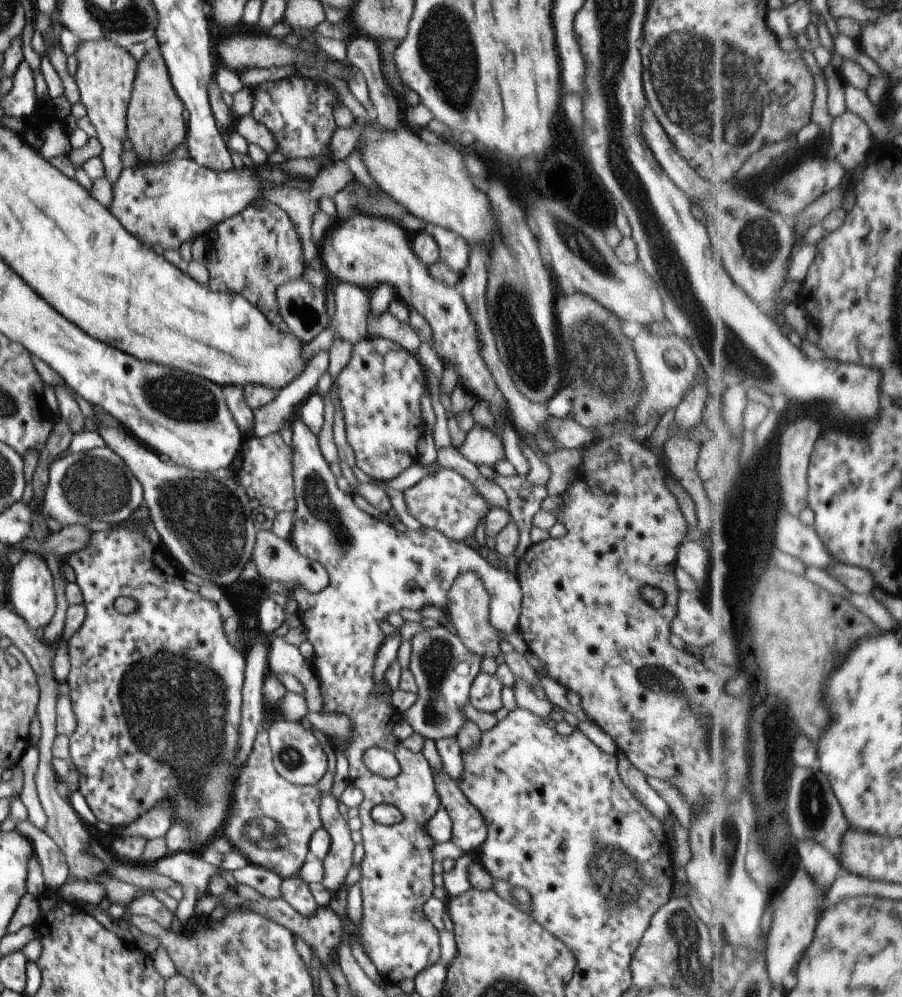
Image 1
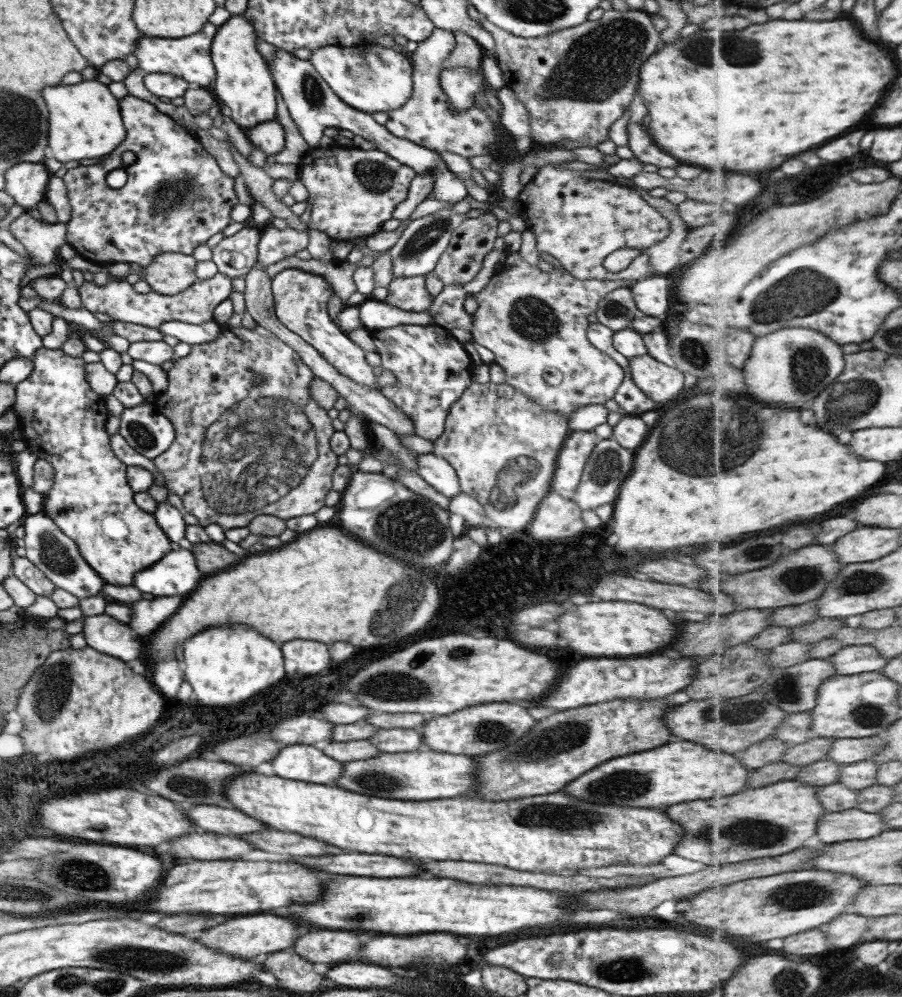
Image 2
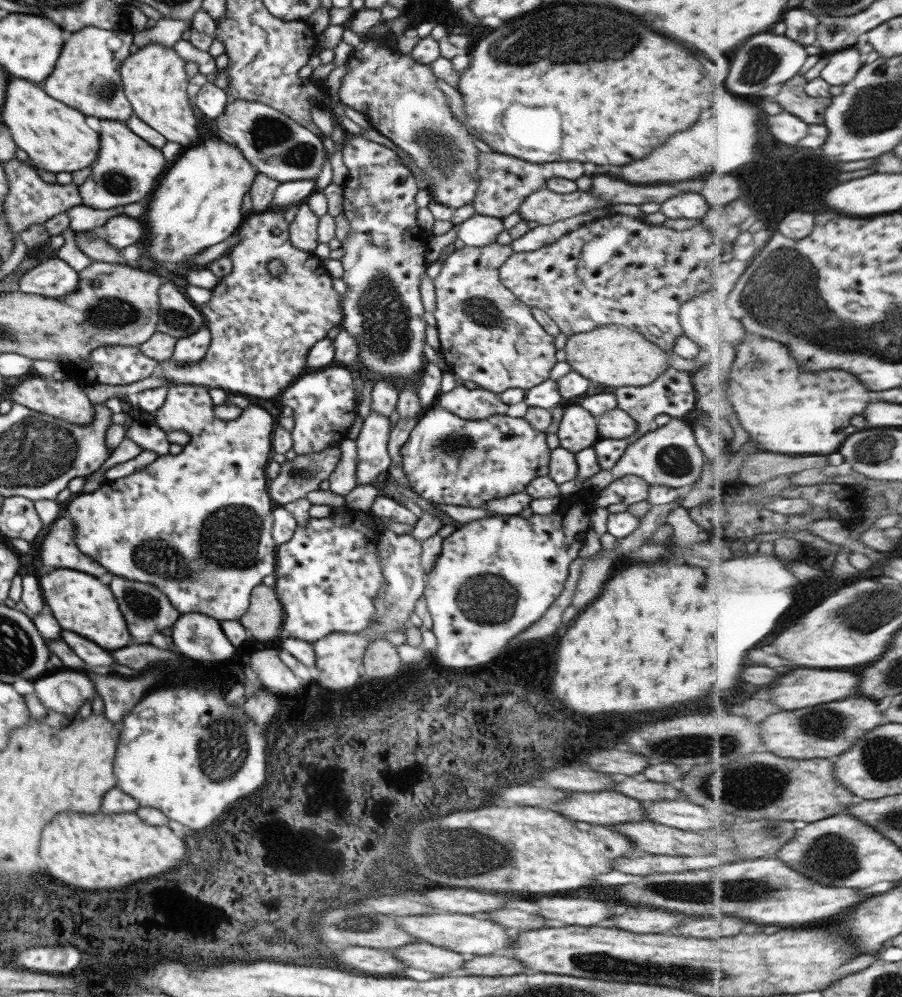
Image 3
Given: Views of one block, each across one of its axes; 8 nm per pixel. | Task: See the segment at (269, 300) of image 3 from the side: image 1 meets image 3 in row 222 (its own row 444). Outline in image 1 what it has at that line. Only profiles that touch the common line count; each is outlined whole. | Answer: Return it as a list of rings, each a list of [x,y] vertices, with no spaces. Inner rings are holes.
[[[278,432],[265,437],[245,437],[241,451],[242,465],[238,478],[246,496],[250,500],[256,498],[263,507],[272,509],[277,514],[292,513],[295,509],[295,490],[291,446],[284,442]]]

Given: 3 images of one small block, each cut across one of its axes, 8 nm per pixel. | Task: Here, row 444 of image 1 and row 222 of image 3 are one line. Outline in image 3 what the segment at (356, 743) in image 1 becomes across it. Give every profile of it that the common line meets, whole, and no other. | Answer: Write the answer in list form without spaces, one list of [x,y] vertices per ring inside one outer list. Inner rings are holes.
[[[306,202],[298,204],[298,213],[289,224],[289,237],[291,243],[300,250],[313,254],[318,246],[317,228],[319,216]]]

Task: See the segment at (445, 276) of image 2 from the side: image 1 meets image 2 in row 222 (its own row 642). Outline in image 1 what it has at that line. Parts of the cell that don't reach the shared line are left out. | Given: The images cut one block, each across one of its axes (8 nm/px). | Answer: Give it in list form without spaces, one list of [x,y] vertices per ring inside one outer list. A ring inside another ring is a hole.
[[[474,571],[461,572],[449,588],[449,601],[444,608],[452,622],[457,637],[472,654],[484,658],[495,658],[499,654],[499,632],[490,622],[490,595],[482,579]]]

